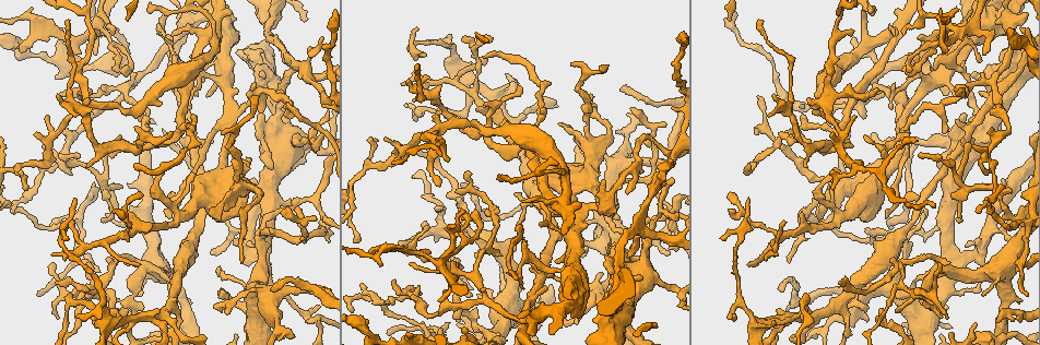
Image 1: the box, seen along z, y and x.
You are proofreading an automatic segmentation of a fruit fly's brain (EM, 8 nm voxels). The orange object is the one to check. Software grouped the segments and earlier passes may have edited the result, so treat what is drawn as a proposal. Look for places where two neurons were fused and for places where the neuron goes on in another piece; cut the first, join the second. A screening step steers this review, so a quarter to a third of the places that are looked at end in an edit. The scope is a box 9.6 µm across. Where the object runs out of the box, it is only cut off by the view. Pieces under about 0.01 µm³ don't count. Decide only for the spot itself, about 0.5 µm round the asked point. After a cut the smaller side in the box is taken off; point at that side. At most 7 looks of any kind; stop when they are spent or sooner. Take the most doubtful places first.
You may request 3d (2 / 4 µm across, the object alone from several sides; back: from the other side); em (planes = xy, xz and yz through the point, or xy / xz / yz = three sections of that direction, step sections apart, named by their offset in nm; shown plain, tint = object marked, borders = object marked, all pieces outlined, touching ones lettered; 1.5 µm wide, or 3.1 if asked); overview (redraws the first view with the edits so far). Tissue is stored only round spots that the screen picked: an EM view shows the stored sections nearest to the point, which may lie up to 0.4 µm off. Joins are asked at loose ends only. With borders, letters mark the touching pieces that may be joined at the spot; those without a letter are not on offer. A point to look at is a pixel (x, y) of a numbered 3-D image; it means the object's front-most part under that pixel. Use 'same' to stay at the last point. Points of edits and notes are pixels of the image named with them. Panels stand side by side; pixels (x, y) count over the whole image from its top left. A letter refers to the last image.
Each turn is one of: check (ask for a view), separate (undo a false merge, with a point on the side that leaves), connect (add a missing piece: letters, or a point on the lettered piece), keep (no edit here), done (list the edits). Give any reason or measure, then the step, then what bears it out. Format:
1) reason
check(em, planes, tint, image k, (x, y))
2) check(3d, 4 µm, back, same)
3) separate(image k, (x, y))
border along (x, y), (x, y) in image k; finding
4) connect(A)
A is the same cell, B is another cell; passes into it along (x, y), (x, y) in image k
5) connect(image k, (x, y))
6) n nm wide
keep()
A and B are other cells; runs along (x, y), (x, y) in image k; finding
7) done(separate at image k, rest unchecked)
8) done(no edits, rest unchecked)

free end
check(em, planes, borders, image 1, (758, 95))

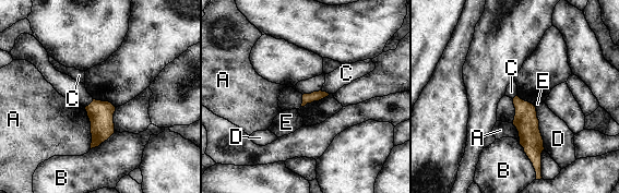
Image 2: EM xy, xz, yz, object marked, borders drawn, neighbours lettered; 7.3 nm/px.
keep()
A, B, C, D and E are other cells; none of them fits

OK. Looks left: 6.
branch point
check(em, xy, step 8, tint, image 1, (284, 96))

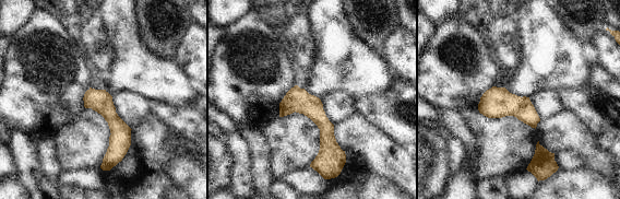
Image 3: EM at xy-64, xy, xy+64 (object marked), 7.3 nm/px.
check(em, planes, borders, same)

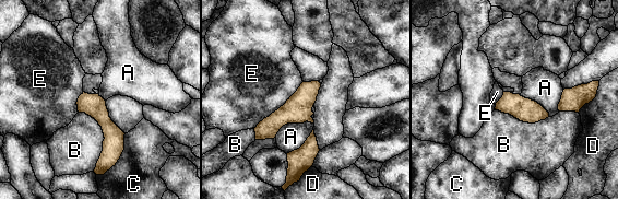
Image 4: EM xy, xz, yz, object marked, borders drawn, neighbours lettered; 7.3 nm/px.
keep()
A, B, C, D and E are other cells; runs along (317, 84), (258, 137) in image 4; one neuron here

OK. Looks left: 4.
branch point
check(em, xy, step 8, borders, image 1, (665, 228))

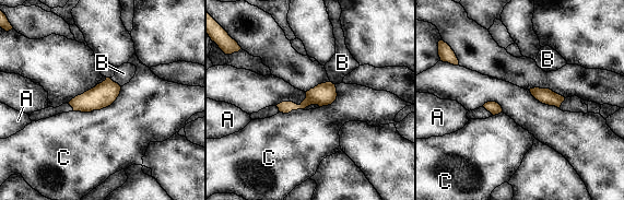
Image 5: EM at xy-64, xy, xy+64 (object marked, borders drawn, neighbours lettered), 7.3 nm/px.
keep()
A, B and C are other cells; border along (121, 86), (109, 105), (73, 112) in image 5; continuous, no second neuron

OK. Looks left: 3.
done(no edits, rest unchecked)

